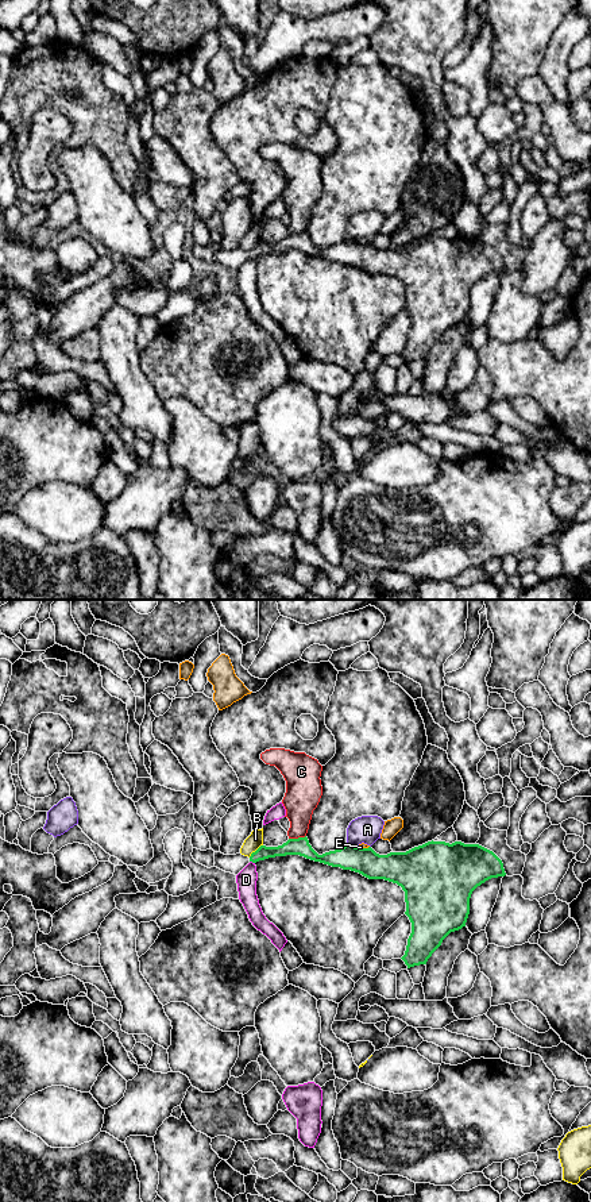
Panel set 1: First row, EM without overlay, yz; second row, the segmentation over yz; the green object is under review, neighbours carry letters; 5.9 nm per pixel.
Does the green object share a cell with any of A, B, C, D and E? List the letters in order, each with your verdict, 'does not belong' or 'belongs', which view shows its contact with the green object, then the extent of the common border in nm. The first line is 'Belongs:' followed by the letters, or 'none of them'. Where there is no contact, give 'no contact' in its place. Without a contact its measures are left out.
Belongs: none of them
A: does not belong; meets green in yz; contact 60 nm long
B: does not belong; meets green in yz; contact 120 nm long
C: does not belong; meets green in yz; contact 110 nm long
D: does not belong; meets green in yz; contact 40 nm long
E: does not belong; meets green in yz; contact 80 nm long

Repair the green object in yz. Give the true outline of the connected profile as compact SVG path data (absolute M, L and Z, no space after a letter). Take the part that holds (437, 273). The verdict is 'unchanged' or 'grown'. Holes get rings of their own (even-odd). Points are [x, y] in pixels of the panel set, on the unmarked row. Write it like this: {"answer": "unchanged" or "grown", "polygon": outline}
{"answer": "grown", "polygon": "M308 232L289 234L278 242L260 240L251 251L215 247L215 262L237 270L250 257L300 250L368 274L397 278L405 286L412 317L405 350L407 363L426 359L443 335L466 321L472 286L491 273L505 271L502 255L479 239L428 236L406 247L376 249L371 242L345 239L318 250Z"}

